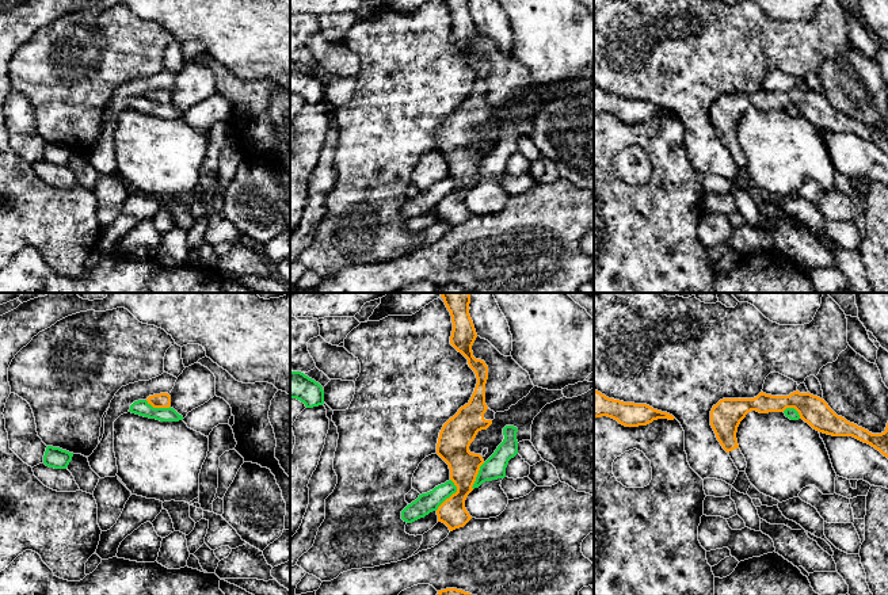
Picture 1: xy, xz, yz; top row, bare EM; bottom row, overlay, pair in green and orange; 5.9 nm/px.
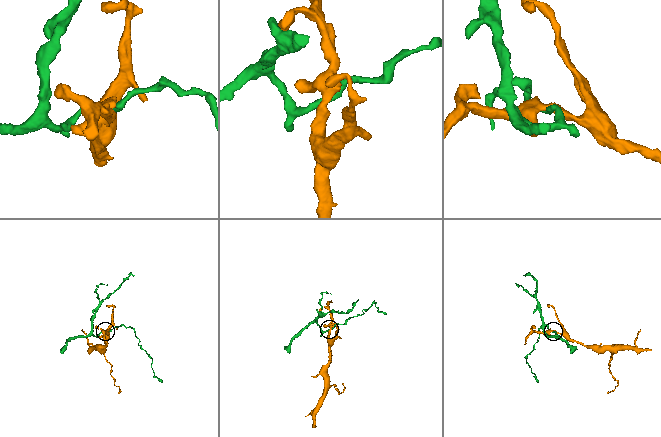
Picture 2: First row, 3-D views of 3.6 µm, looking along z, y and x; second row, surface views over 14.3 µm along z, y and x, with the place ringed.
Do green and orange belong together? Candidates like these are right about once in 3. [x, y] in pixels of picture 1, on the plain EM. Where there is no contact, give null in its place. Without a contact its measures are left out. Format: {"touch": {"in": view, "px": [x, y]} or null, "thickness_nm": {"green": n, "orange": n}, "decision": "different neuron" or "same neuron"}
{"touch": {"in": "xz", "px": [452, 190]}, "thickness_nm": {"green": 120, "orange": 180}, "decision": "different neuron"}

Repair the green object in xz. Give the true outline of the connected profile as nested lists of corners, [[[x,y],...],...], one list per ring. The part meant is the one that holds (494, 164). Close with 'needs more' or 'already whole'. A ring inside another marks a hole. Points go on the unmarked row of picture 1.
[[[506,122],[503,125],[504,136],[495,149],[480,163],[479,171],[472,183],[473,186],[479,184],[485,178],[506,173],[508,157],[518,150],[517,129],[518,125],[514,122]]]; already whole

